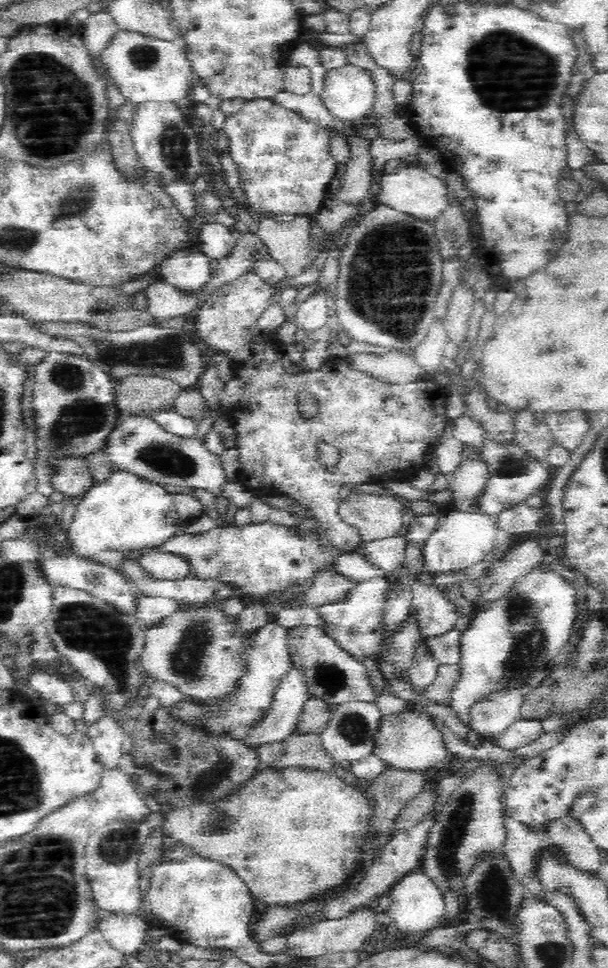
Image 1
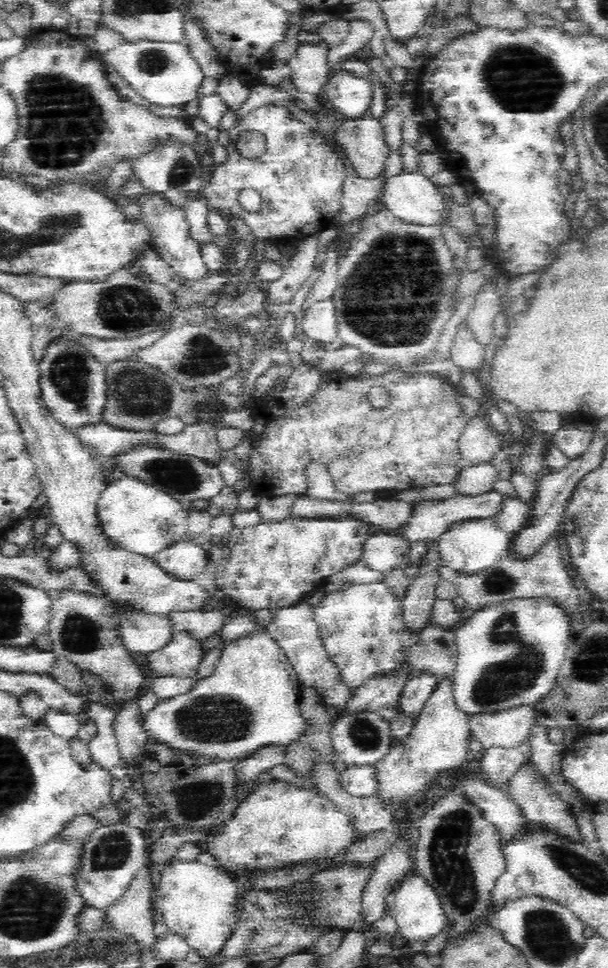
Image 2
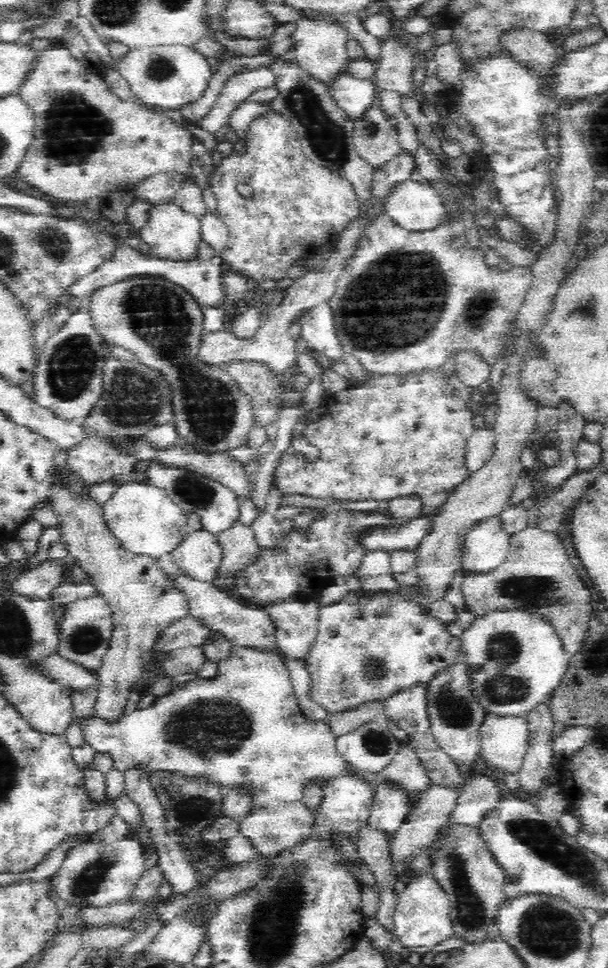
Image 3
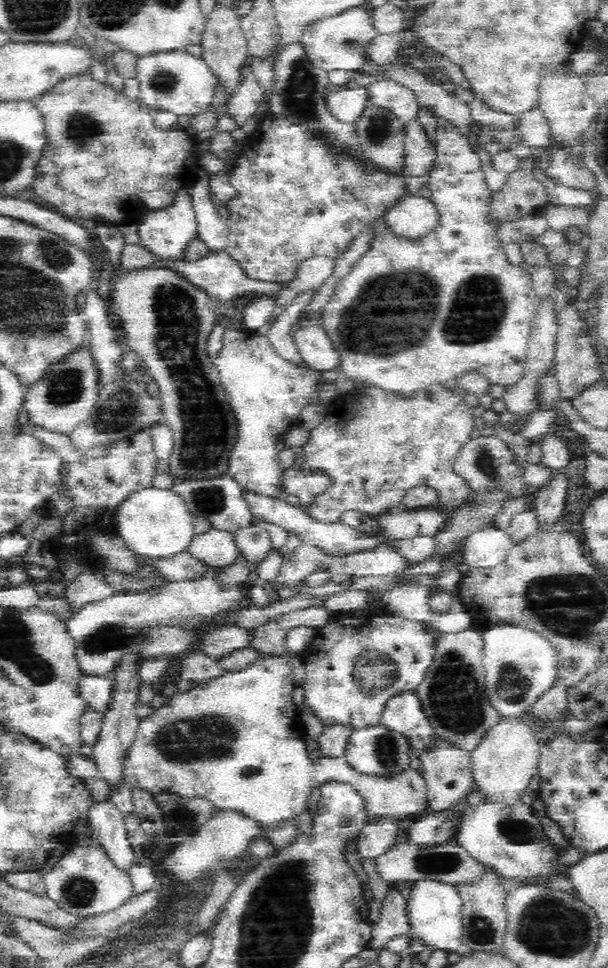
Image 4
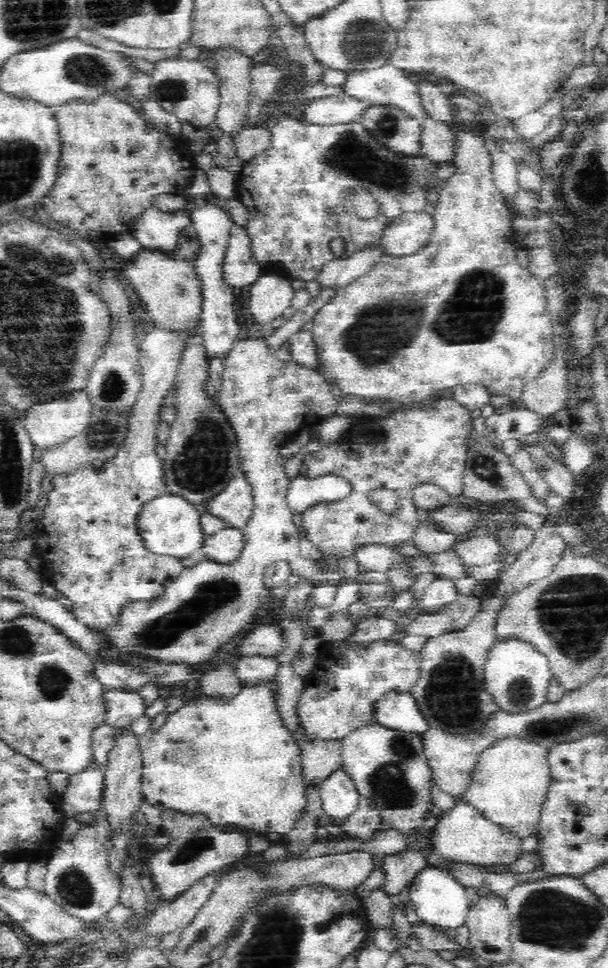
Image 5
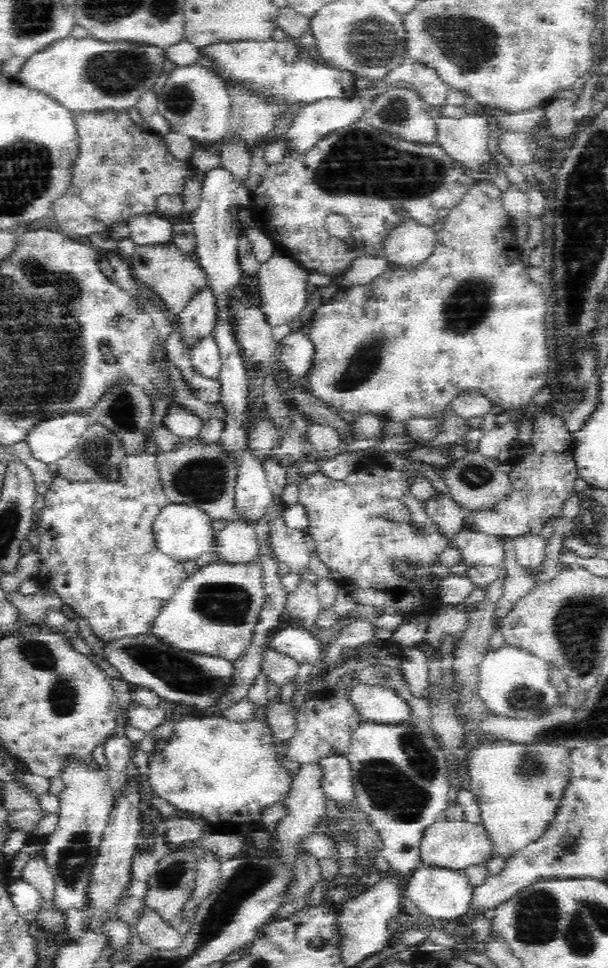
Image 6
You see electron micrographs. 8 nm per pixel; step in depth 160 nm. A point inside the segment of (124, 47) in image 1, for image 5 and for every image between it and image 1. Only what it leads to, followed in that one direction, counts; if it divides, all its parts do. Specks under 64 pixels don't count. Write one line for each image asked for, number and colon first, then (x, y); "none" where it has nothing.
2: (163, 73)
3: (169, 76)
4: (175, 81)
5: (186, 87)

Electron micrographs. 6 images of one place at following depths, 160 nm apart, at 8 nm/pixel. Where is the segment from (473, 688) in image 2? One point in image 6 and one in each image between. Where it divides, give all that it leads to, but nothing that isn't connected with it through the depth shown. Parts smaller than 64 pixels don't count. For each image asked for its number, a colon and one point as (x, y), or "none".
3: (515, 661)
4: (520, 665)
5: (517, 674)
6: (513, 682)

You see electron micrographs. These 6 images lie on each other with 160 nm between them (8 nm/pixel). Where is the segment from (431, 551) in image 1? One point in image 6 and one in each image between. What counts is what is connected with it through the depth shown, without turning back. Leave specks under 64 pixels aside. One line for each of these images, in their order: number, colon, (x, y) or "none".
2: (469, 545)
3: (485, 546)
4: (487, 548)
5: (483, 549)
6: (477, 549)

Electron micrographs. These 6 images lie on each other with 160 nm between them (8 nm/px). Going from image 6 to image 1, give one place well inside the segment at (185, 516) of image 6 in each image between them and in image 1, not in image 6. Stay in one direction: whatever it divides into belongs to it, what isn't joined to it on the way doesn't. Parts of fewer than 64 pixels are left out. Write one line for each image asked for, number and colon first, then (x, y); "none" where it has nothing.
1: (125, 512)
2: (133, 515)
3: (146, 521)
4: (154, 522)
5: (168, 524)

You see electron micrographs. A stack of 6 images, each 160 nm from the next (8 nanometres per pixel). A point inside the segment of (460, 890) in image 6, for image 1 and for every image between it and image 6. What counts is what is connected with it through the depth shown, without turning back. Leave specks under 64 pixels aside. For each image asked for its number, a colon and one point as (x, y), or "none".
1: (416, 904)
2: (418, 912)
3: (421, 918)
4: (433, 908)
5: (440, 901)

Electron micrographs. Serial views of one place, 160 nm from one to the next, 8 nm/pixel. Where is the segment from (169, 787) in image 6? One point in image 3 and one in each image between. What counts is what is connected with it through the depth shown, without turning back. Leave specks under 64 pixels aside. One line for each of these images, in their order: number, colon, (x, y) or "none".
3: (234, 728)
4: (223, 739)
5: (231, 758)

